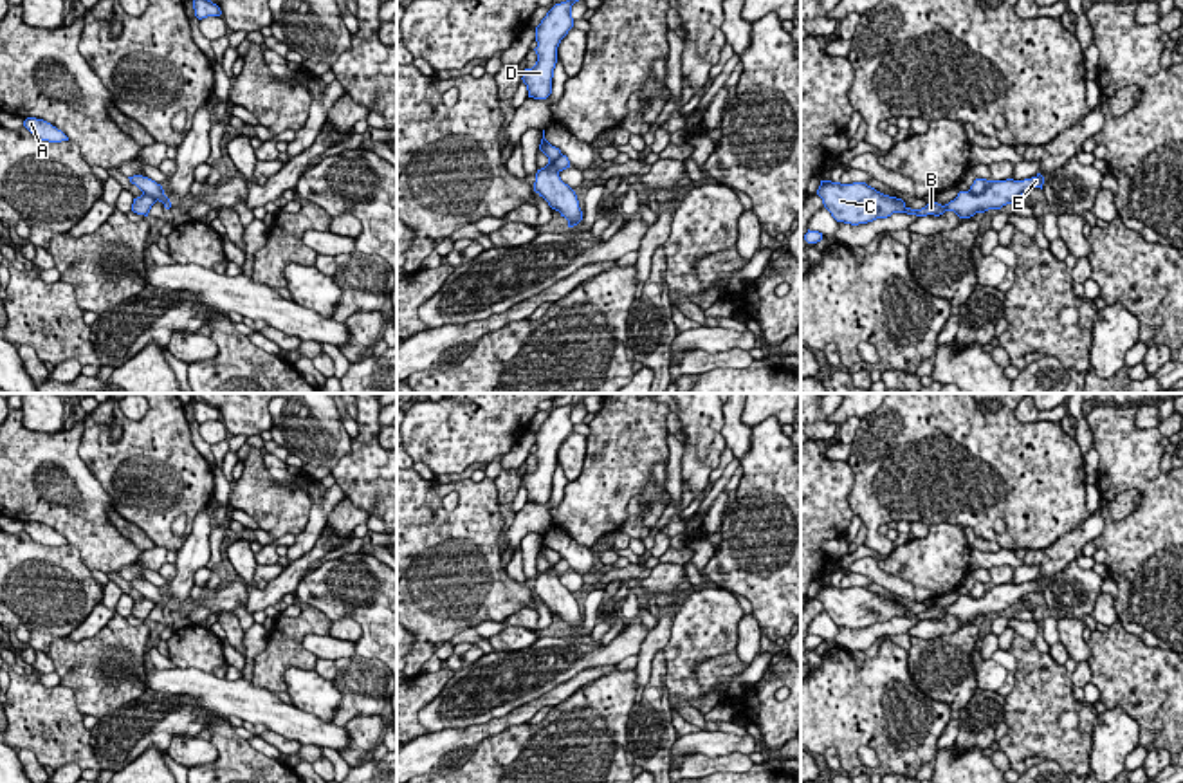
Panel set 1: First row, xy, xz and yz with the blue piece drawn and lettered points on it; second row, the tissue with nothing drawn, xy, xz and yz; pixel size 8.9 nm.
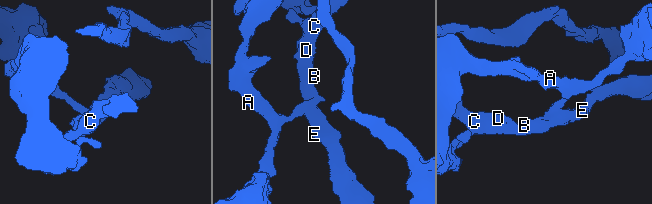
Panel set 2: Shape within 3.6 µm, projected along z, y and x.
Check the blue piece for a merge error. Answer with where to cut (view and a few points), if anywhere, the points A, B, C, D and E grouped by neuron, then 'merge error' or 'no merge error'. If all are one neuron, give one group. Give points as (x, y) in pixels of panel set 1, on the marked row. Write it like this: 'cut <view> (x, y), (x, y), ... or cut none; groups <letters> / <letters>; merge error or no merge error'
cut yz (992, 181), (980, 193), (969, 192); groups A / B C D E; merge error

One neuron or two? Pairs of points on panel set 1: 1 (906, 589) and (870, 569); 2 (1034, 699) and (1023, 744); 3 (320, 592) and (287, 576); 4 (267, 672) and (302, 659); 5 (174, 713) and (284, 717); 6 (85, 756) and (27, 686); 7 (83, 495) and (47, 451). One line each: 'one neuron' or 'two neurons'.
1: one neuron
2: one neuron
3: two neurons
4: one neuron
5: two neurons
6: one neuron
7: one neuron

